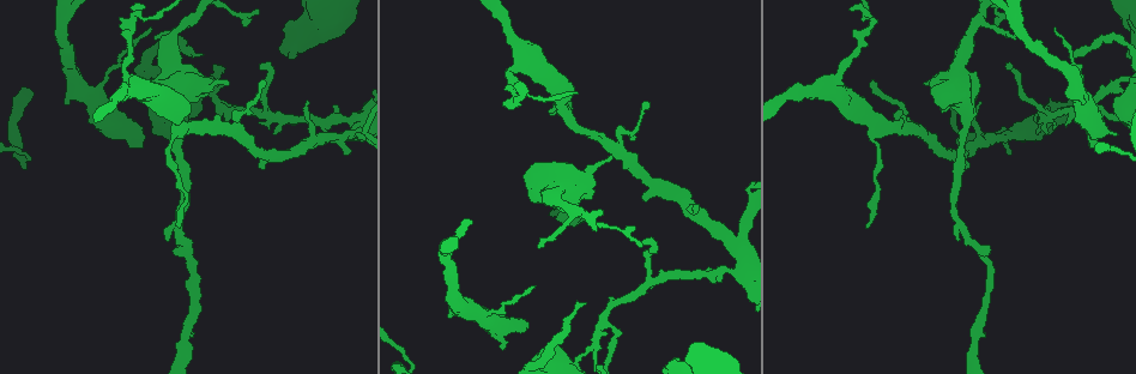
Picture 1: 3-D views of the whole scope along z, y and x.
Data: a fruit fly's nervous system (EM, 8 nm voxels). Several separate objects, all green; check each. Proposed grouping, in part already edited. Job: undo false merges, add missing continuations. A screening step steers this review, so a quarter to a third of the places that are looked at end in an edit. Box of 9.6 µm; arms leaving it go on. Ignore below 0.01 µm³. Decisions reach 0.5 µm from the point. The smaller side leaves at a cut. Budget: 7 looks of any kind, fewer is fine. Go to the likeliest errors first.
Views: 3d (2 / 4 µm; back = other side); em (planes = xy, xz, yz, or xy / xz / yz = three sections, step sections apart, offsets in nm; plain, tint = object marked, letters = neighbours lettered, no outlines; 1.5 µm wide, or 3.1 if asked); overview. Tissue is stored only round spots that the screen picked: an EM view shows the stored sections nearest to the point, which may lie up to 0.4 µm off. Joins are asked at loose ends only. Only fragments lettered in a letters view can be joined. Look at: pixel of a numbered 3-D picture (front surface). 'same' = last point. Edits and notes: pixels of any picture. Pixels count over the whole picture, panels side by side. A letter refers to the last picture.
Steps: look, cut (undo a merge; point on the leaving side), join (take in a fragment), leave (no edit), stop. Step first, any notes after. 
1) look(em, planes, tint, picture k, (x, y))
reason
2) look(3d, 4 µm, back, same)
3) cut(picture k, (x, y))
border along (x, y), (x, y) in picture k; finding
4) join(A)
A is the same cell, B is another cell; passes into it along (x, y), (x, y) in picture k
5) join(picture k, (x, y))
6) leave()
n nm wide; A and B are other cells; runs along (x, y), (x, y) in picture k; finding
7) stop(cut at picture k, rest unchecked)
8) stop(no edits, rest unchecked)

look(3d, 2 µm, back, picture 1, (1092, 148))
thick end

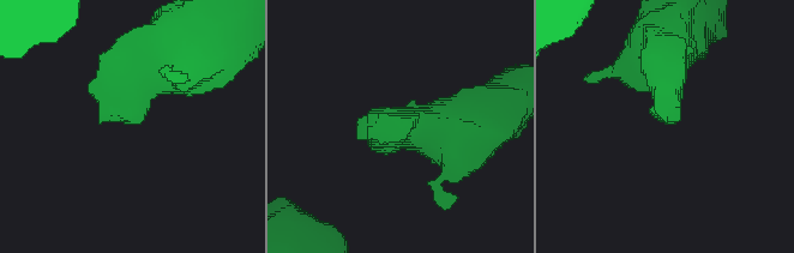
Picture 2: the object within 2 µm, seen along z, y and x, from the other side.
look(em, xy, step 8, tint, picture 2, (369, 131))

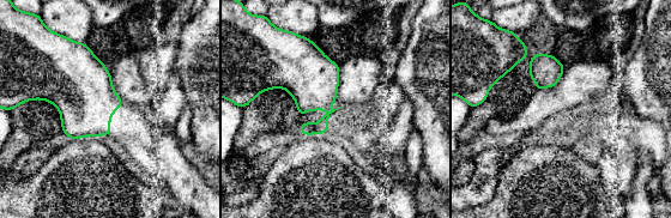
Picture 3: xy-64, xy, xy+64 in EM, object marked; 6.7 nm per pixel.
look(em, planes, letters, same)

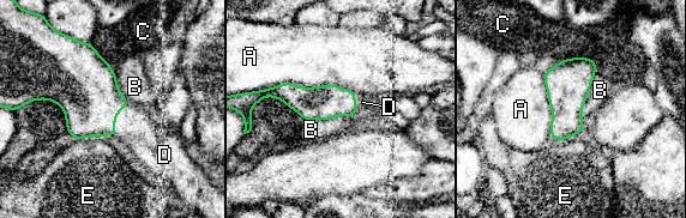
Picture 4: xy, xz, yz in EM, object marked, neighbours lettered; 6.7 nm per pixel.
join(D)
D is the same cell, A, B, C and E are other cells; it goes on there

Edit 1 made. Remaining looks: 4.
look(em, yz, step 8, tint, picture 1, (613, 158))
an open end

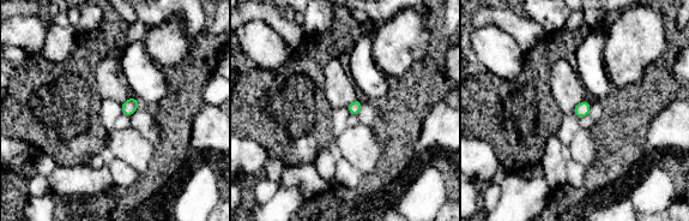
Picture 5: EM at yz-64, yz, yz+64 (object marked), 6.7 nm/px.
look(em, xy, step 4, letters, same)

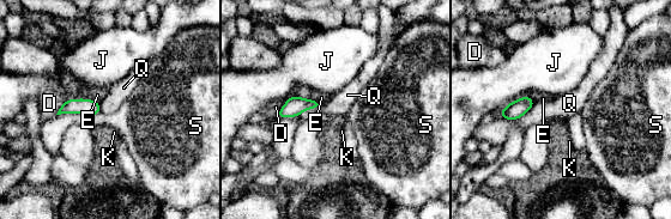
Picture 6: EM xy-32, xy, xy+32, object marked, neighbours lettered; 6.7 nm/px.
leave()
D, E, J, K, Q and S are other cells; border along (322, 103), (308, 108), (297, 115) in picture 6; no lettered fragment goes on from it

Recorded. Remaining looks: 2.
stop(join at picture 4, rest unchecked)

